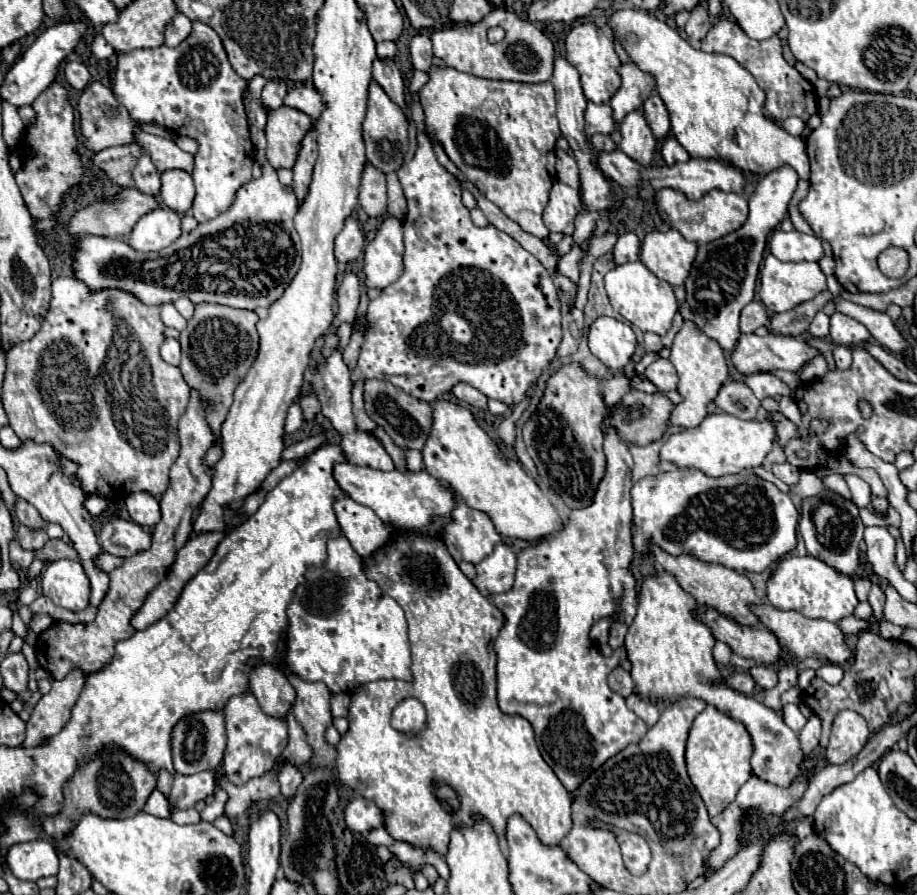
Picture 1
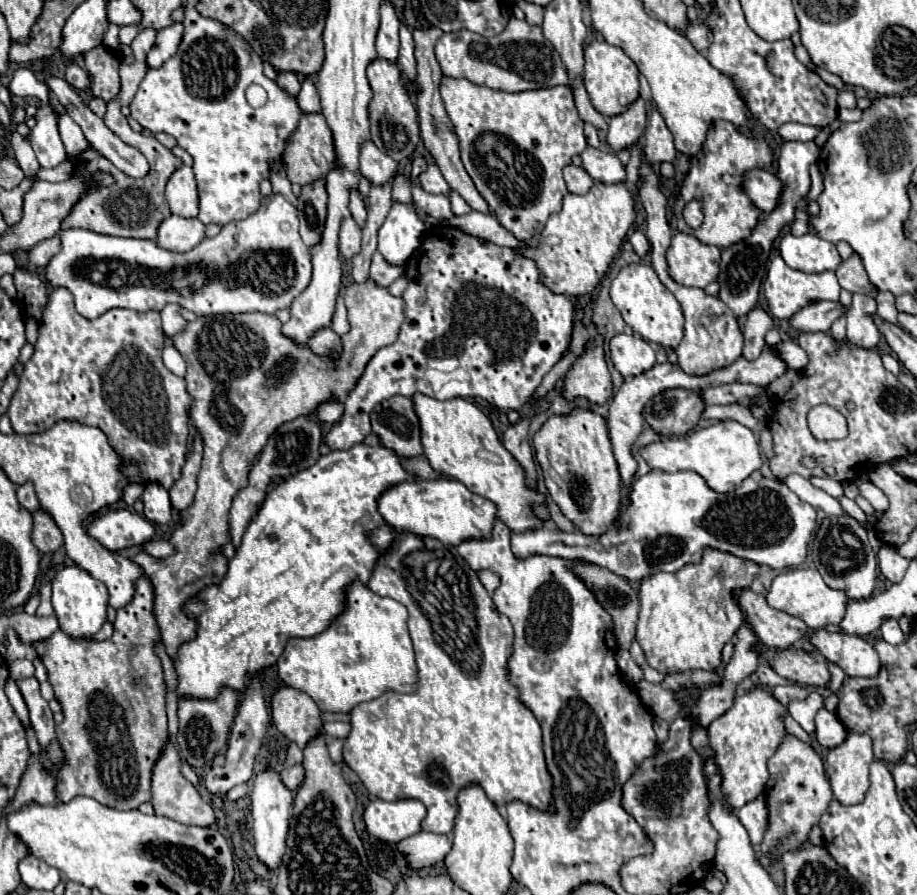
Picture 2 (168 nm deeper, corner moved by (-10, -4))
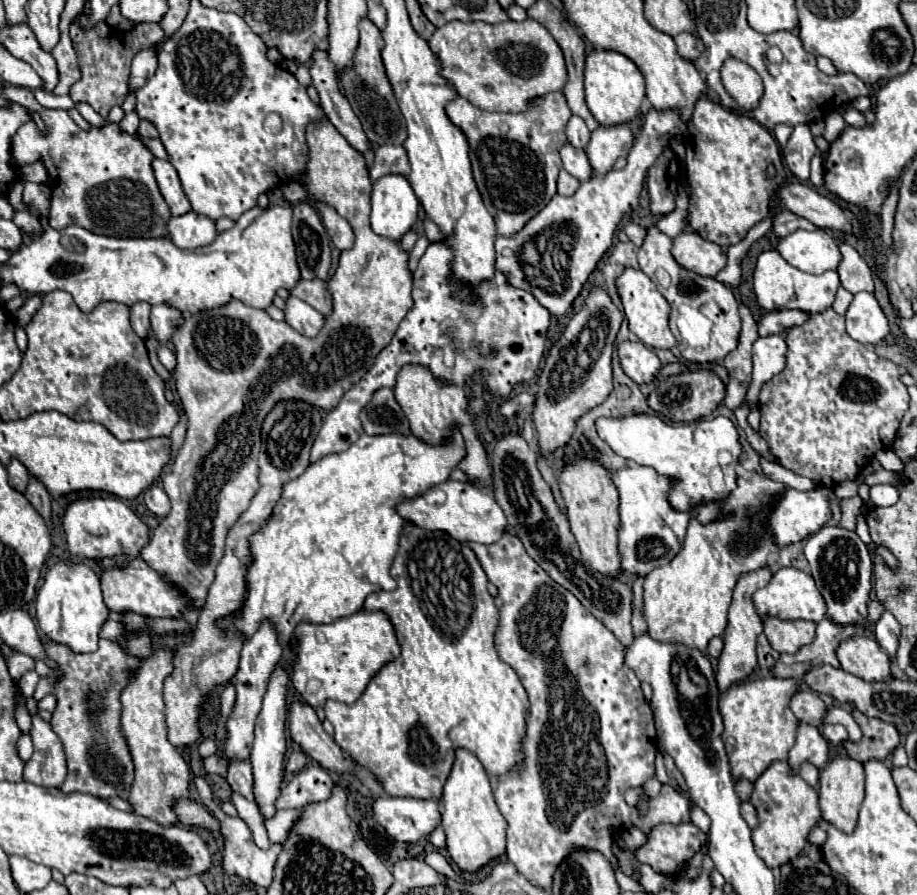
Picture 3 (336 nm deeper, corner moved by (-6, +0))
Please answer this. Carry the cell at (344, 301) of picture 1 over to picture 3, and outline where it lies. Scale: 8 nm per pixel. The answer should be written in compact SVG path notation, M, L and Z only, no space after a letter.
M380 145L376 149L374 165L370 167L370 179L376 181L388 173L398 173L398 175L404 176L410 173L410 163L408 163L406 151L400 145Z

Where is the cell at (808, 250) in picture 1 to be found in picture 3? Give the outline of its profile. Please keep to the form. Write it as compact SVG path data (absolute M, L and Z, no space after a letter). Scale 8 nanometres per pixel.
M824 229L818 231L794 231L780 239L778 253L796 269L804 273L820 275L824 271L836 269L842 261L838 241Z

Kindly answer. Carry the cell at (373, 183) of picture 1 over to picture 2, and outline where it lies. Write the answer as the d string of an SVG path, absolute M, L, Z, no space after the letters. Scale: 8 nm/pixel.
M366 141L360 151L360 171L372 185L384 185L398 175L398 163L382 153L372 141Z

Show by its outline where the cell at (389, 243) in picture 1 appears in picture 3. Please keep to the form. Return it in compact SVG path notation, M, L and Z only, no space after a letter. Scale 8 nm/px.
M386 175L374 181L370 225L374 233L398 241L416 221L420 203L404 175Z

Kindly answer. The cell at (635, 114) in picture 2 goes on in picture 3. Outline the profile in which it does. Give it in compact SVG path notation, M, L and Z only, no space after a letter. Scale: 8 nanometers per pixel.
M616 125L616 127L598 127L592 131L590 143L586 147L586 155L590 167L596 175L606 175L618 157L626 157L632 149L634 135L630 125Z

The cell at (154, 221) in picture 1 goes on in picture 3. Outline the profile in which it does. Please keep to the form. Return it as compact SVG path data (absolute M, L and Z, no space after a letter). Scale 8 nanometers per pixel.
M194 211L180 217L172 217L168 221L168 233L174 245L182 249L196 249L202 245L210 245L210 241L214 241L214 237L218 235L216 221Z

